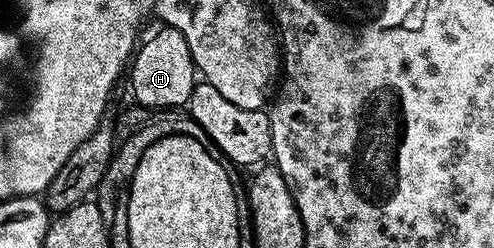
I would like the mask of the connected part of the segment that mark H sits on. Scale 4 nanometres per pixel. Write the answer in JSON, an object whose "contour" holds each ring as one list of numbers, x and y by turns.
{"contour":[[163,27,159,33,144,41,137,46,128,65,128,82,135,91,135,102,146,109,166,109,162,111,177,110,174,109,177,105,185,106,196,84,196,70,188,39,184,39,178,29]]}

